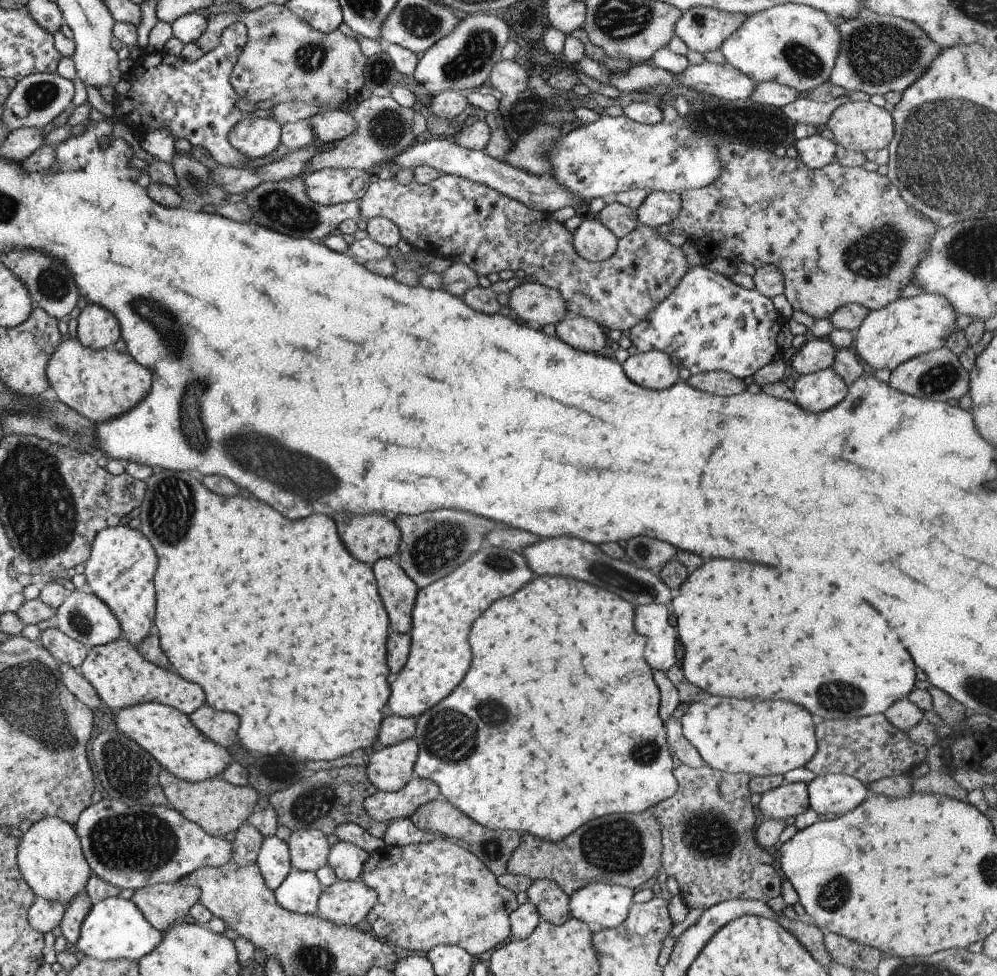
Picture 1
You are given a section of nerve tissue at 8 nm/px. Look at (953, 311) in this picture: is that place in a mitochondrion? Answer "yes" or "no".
no

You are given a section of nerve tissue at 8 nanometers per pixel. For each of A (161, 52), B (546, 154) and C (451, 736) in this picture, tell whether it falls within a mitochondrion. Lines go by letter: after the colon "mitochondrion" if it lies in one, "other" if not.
A: other
B: other
C: mitochondrion

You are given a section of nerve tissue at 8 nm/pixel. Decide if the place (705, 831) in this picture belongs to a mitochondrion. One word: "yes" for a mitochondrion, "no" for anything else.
yes

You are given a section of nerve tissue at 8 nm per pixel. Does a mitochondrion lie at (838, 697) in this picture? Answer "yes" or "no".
yes

